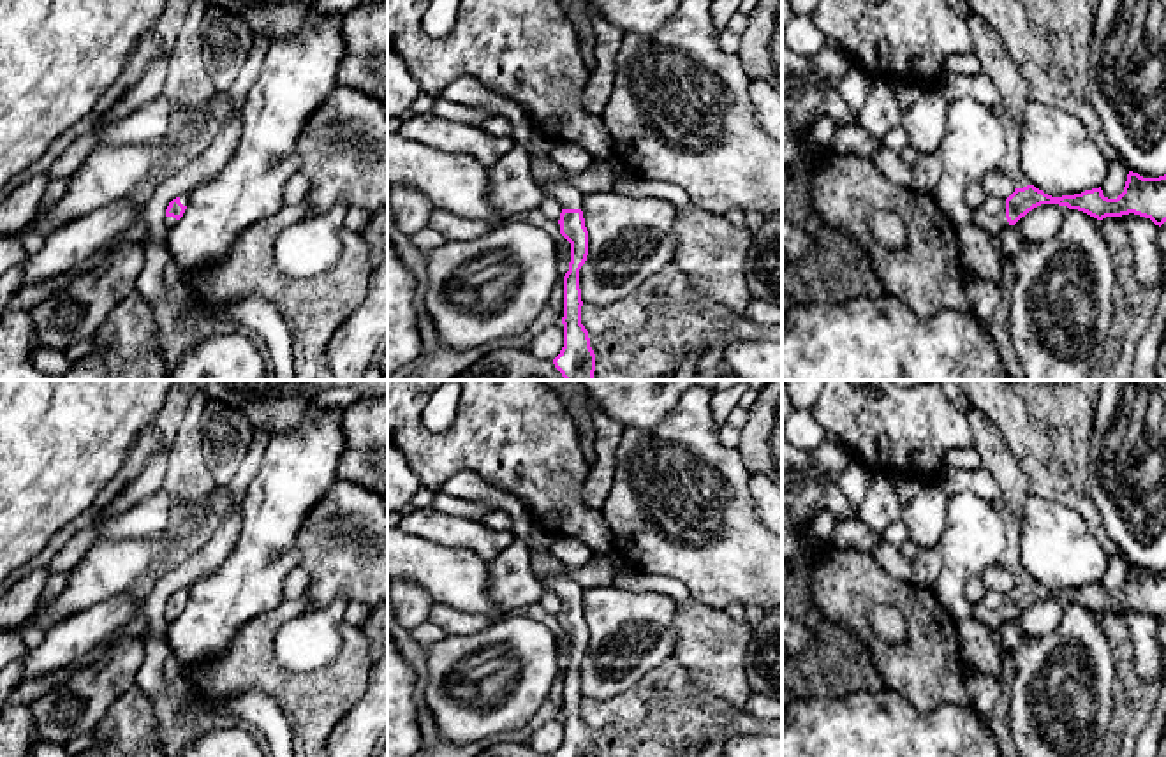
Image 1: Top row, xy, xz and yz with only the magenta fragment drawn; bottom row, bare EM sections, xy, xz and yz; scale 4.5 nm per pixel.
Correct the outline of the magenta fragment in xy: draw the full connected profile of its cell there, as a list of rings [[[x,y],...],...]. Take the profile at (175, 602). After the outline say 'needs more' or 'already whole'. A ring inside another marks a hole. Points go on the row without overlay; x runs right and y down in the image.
[[[180,590],[173,593],[166,604],[164,620],[166,621],[176,620],[176,616],[183,611],[188,597],[190,597],[188,590]]]; needs more

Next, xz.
[[[567,576],[544,579],[541,584],[564,602],[560,628],[571,637],[569,665],[564,671],[564,741],[553,757],[595,757],[588,725],[581,718],[579,664],[588,650],[588,625],[581,606],[585,588]]]; needs more

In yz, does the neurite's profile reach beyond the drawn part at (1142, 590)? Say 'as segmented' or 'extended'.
extended

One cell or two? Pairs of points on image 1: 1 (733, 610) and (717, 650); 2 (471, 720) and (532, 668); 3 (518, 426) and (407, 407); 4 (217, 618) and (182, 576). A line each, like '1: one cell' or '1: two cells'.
1: two cells
2: one cell
3: one cell
4: two cells

